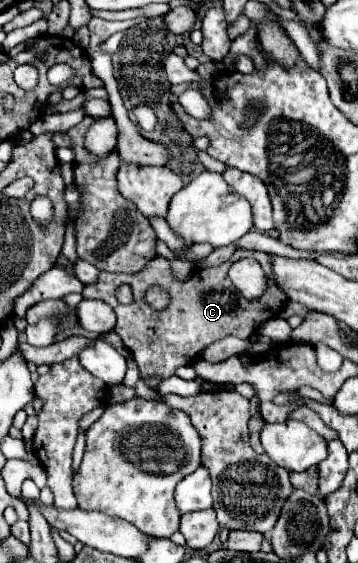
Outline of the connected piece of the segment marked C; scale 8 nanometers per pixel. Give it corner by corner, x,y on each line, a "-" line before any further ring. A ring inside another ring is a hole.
234,251
234,255
224,265
194,271
194,275
184,283
172,279
170,263
164,257
156,257
154,261
150,261
150,267
146,267
146,271
140,271
138,275
102,271
96,285
84,285
82,295
84,295
84,299
100,299
114,309
116,319
118,319
114,331
120,335
126,349
132,353
134,361
138,363
142,379
148,379
150,375
160,375
160,379
168,379
174,375
176,367
192,363
210,343
222,339
224,335
244,335
244,337
254,335
262,323
266,323
268,319
272,319
280,313
280,309
288,297
276,285
276,281
270,283
270,287
262,295
262,299
246,301
238,293
238,289
232,285
232,281
228,279
230,265
244,257
256,259
262,265
268,279
274,279
270,257
266,253
258,253
258,251
-
120,285
130,285
134,289
134,301
130,305
122,305
116,299
116,289
-
150,285
160,285
170,291
172,303
166,311
152,311
144,303
144,291

